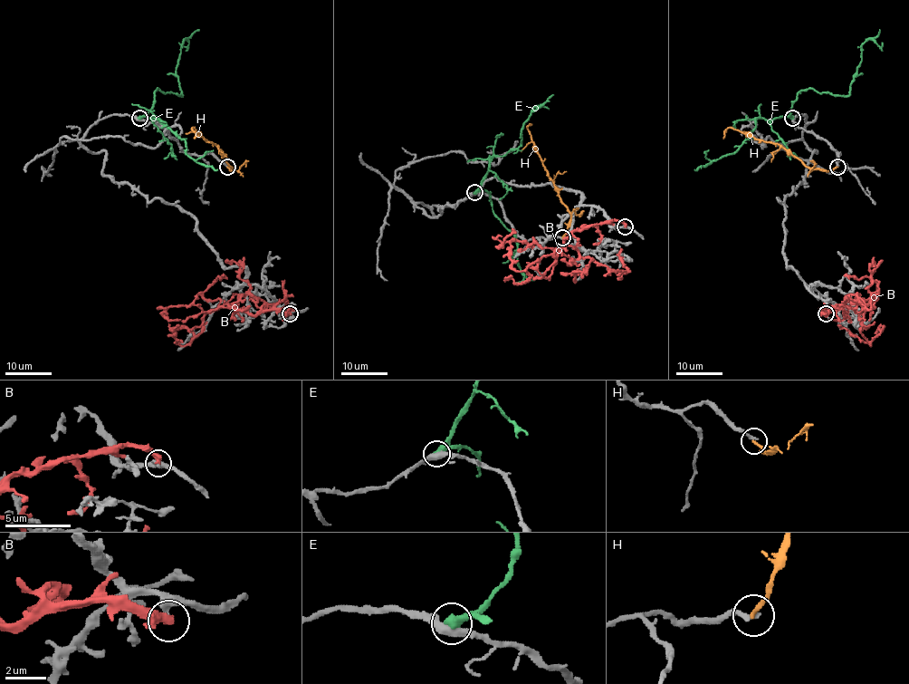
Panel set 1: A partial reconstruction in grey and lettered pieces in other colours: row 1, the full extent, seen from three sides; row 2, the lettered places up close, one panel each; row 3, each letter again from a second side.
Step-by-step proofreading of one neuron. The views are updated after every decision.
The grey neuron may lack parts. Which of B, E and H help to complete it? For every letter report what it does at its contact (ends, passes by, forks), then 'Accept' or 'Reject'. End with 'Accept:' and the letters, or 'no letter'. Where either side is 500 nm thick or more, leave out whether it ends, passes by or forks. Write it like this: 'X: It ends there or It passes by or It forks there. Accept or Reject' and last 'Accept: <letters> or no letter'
B: It ends there. Reject
E: Reject
H: It ends there. Reject
Accept: no letter

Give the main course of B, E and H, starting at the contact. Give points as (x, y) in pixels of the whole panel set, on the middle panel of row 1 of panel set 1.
B: (626, 226), (619, 221), (586, 226), (523, 271), (511, 266), (511, 237)
E: (474, 193), (485, 190), (490, 195), (493, 214), (514, 234), (517, 247), (511, 257), (523, 278), (514, 283)
H: (562, 237), (570, 213), (559, 197), (559, 189), (550, 178), (527, 127), (530, 123)

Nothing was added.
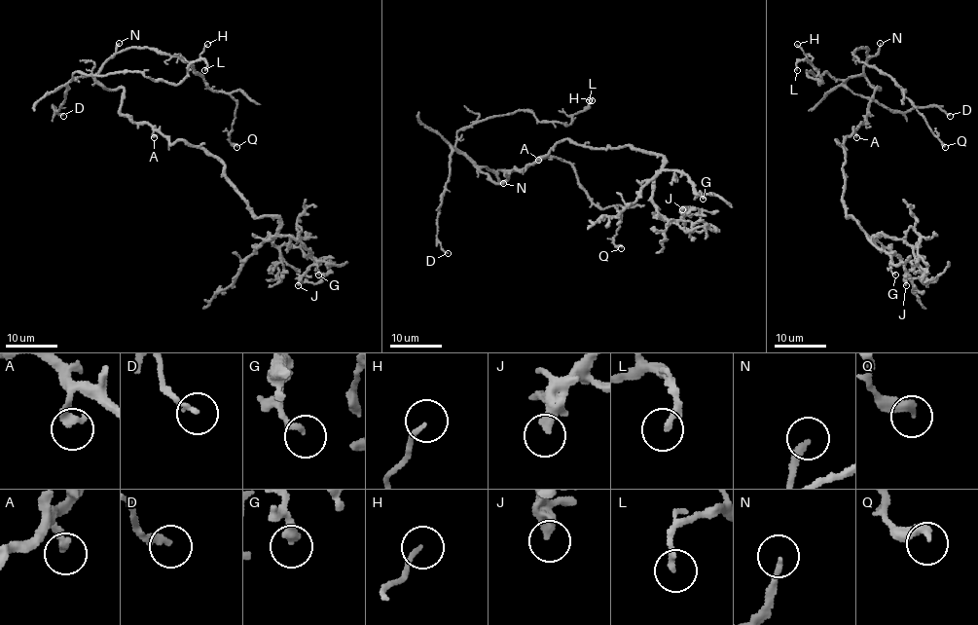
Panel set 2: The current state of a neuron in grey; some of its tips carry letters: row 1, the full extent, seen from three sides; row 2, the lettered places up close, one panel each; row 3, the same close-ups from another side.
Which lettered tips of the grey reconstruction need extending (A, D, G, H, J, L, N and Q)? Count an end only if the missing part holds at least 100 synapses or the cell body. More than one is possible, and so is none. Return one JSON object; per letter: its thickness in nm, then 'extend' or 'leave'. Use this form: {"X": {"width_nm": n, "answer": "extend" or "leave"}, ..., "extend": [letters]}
{"A": {"width_nm": 280, "answer": "leave"}, "D": {"width_nm": 200, "answer": "leave"}, "G": {"width_nm": 300, "answer": "leave"}, "H": {"width_nm": 140, "answer": "leave"}, "J": {"width_nm": 340, "answer": "leave"}, "L": {"width_nm": 180, "answer": "leave"}, "N": {"width_nm": 200, "answer": "leave"}, "Q": {"width_nm": 320, "answer": "leave"}, "extend": []}

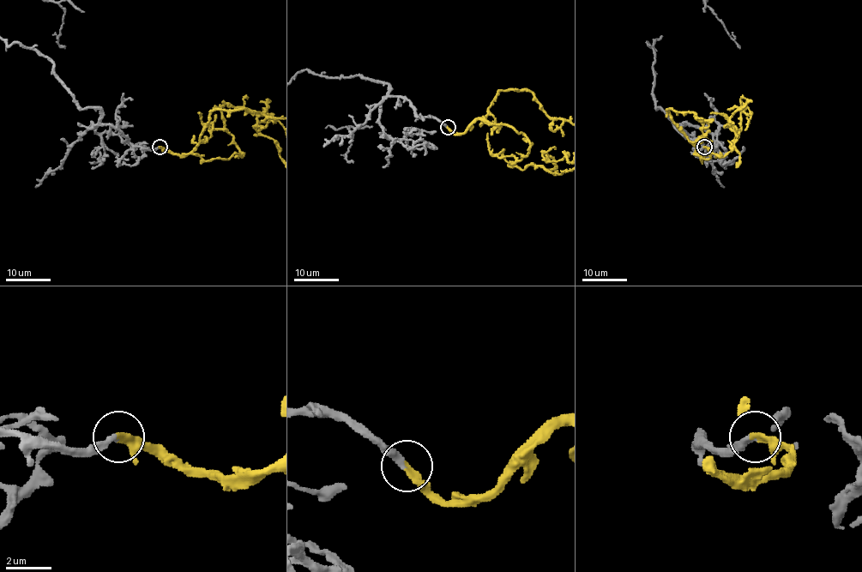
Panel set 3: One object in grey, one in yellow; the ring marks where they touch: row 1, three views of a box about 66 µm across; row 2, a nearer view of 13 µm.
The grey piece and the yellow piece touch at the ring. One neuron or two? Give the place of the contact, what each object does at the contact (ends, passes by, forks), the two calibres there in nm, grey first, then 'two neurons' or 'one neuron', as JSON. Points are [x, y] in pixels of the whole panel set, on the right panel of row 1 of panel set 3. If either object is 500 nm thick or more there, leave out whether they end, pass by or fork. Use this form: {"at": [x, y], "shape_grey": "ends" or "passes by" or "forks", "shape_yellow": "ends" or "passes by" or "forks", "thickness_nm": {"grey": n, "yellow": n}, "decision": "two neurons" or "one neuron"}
{"at": [704, 147], "shape_grey": "ends", "shape_yellow": "ends", "thickness_nm": {"grey": 300, "yellow": 300}, "decision": "one neuron"}

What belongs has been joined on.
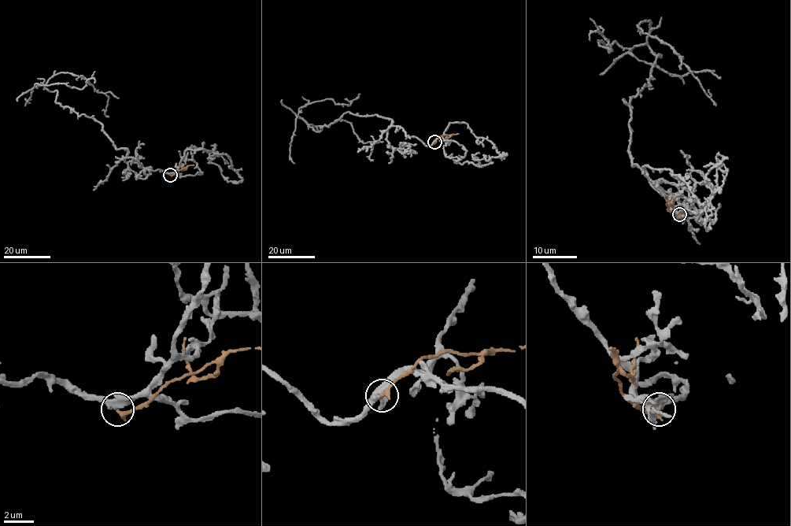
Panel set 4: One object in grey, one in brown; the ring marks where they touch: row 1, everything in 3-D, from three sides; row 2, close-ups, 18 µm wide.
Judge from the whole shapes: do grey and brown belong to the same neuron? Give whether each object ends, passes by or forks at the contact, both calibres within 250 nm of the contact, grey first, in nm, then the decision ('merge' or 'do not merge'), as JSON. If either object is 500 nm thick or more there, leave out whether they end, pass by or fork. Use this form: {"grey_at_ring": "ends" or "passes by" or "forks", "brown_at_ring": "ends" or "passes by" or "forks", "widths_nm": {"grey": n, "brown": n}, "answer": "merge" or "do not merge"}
{"grey_at_ring": "forks", "brown_at_ring": "ends", "widths_nm": {"grey": 340, "brown": 320}, "answer": "do not merge"}

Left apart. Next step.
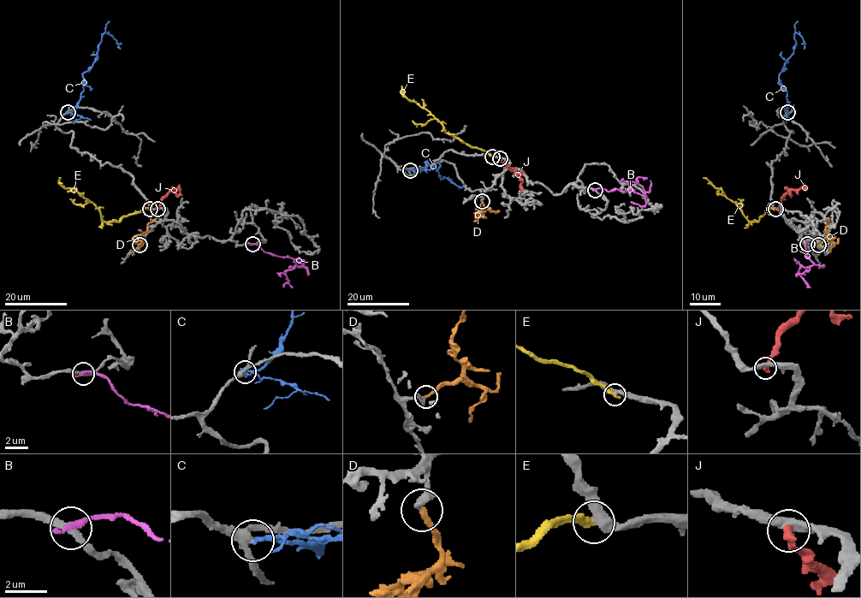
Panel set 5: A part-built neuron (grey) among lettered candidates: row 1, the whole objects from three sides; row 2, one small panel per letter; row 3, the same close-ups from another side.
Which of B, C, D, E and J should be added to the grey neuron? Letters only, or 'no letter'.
D

